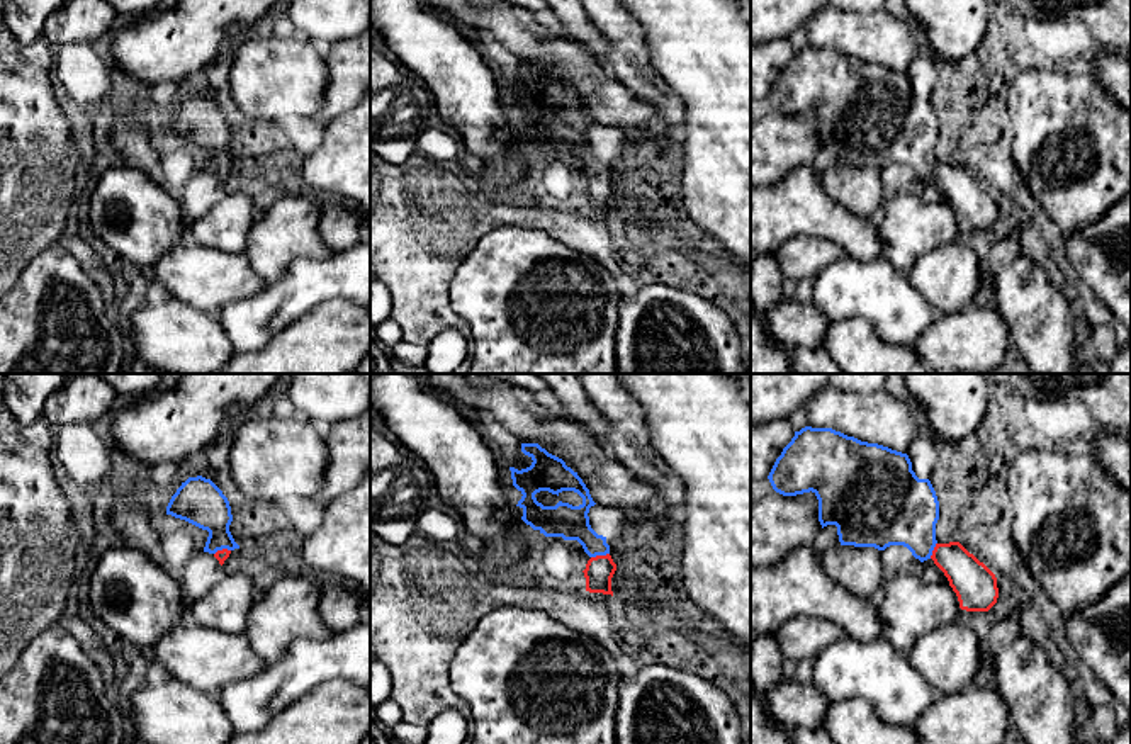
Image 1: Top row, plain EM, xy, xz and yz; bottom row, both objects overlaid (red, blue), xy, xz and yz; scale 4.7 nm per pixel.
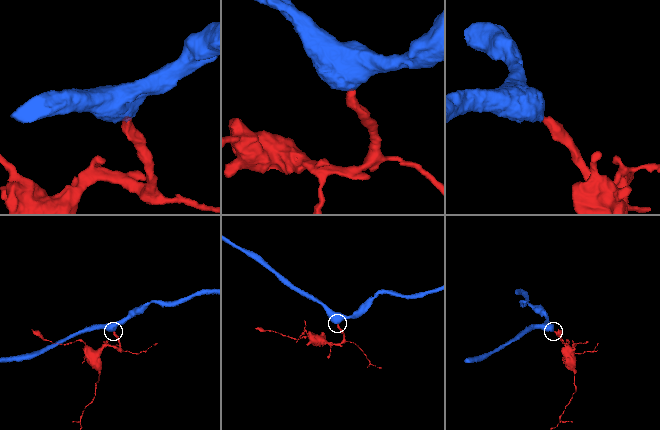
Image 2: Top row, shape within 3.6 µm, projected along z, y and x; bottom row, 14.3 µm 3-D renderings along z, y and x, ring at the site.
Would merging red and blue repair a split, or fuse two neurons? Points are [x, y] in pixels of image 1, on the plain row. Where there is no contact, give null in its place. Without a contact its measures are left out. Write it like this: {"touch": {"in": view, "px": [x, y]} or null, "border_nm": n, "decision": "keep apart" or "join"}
{"touch": {"in": "xz", "px": [600, 175]}, "border_nm": 90, "decision": "join"}

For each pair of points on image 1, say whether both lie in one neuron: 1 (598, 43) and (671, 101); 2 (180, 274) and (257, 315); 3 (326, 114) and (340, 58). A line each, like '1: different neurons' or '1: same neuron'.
1: different neurons
2: different neurons
3: same neuron

